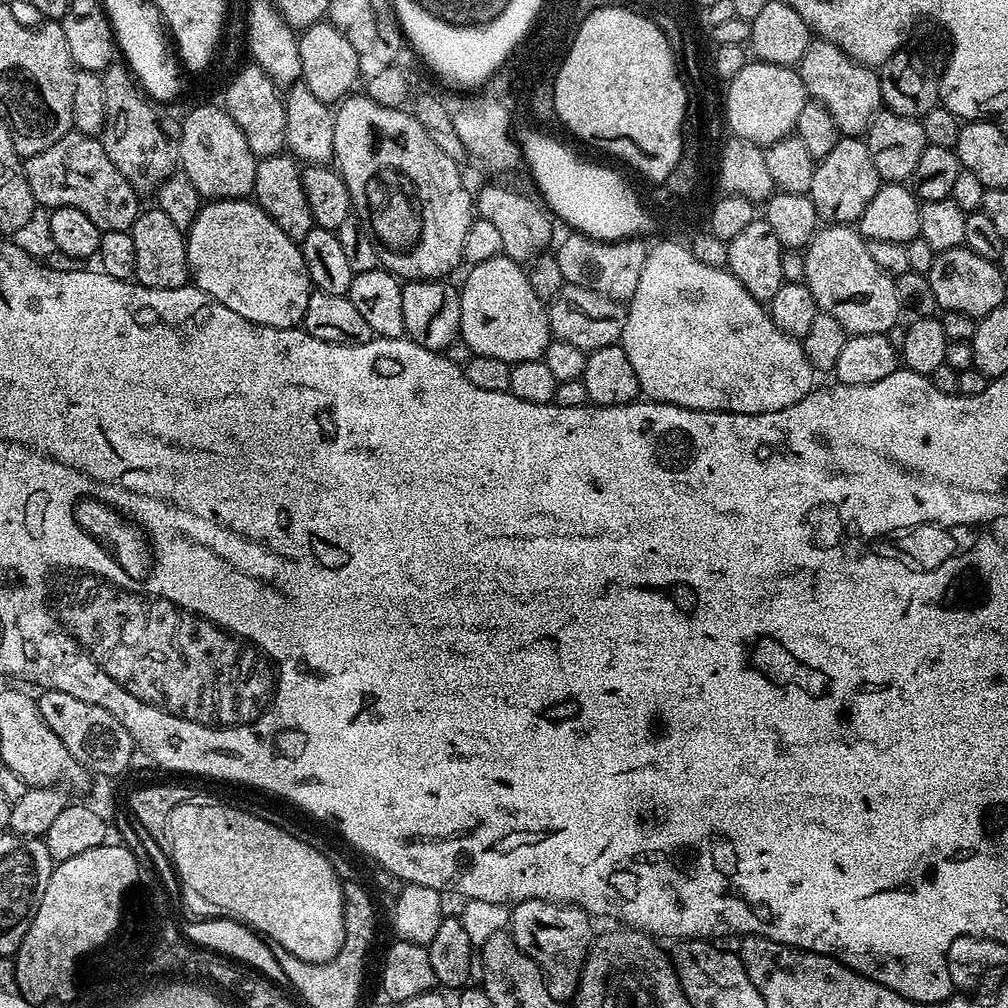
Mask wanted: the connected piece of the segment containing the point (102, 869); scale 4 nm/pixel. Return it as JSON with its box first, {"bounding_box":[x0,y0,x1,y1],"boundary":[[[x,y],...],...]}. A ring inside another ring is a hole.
{"bounding_box":[14,842,137,1005],"boundary":[[[109,842],[78,854],[78,858],[59,861],[53,867],[46,894],[42,894],[42,902],[30,922],[30,930],[24,935],[24,941],[14,956],[16,983],[20,985],[20,995],[25,1000],[33,1005],[43,1000],[66,1000],[73,977],[74,959],[84,948],[96,944],[96,940],[104,940],[104,936],[112,932],[112,924],[116,924],[116,900],[120,900],[124,884],[132,880],[132,863],[137,859],[137,853],[123,843]]]}

